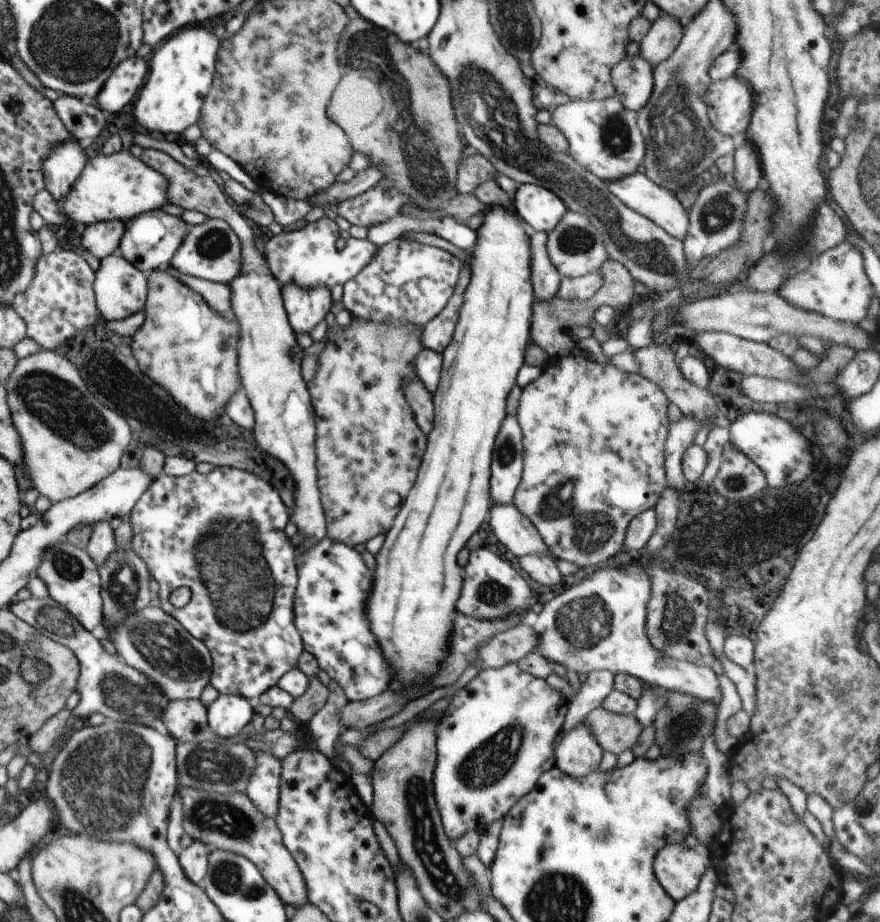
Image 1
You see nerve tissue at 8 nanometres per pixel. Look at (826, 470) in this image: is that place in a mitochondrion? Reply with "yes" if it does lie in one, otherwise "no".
no

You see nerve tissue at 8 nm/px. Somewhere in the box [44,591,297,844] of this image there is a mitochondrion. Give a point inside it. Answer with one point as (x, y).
(102, 769)

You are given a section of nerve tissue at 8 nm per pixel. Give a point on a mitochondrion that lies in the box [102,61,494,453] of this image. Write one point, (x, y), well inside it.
(263, 90)

